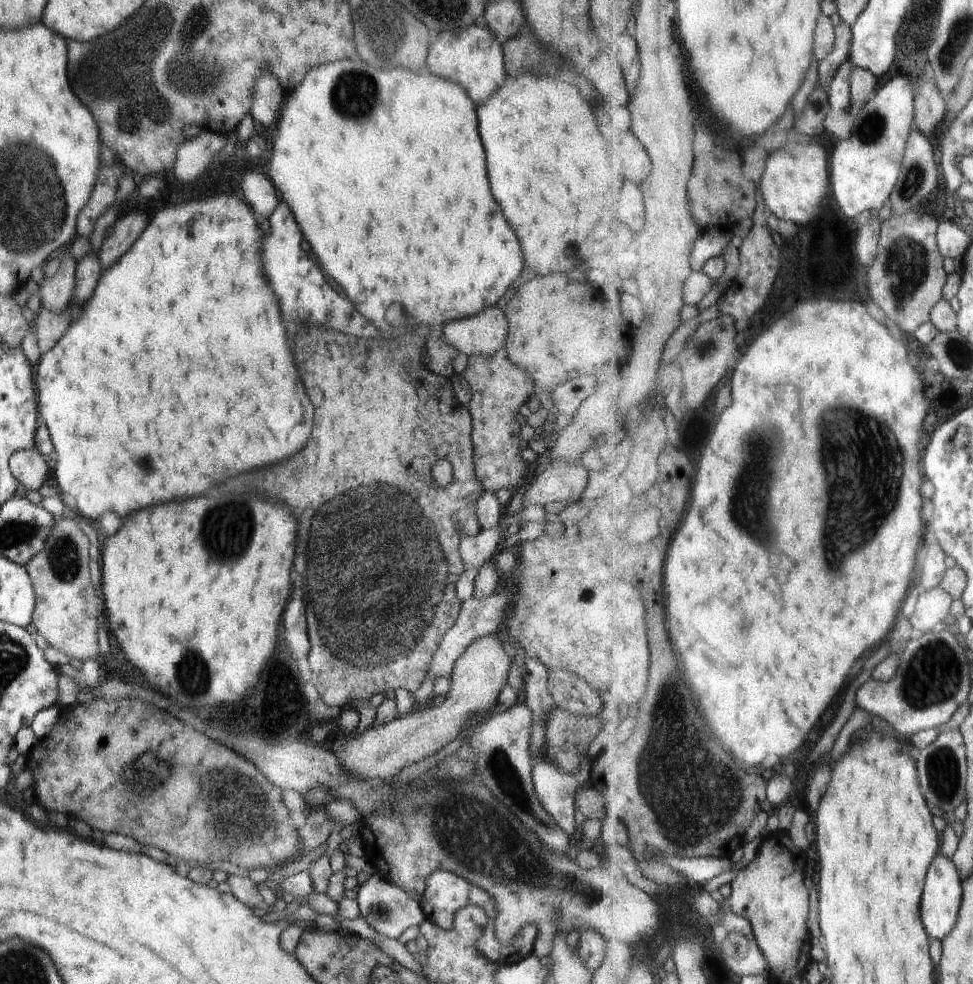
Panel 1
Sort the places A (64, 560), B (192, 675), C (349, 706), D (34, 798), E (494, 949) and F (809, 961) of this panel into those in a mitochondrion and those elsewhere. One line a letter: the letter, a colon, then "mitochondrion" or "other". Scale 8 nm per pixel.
A: mitochondrion
B: mitochondrion
C: other
D: other
E: other
F: other

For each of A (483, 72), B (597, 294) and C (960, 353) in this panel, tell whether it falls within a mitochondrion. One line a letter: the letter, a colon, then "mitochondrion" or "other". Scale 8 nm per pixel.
A: other
B: other
C: mitochondrion

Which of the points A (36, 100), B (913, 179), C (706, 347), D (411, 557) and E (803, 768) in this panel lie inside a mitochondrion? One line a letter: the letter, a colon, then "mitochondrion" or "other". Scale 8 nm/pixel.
A: other
B: mitochondrion
C: mitochondrion
D: mitochondrion
E: other

